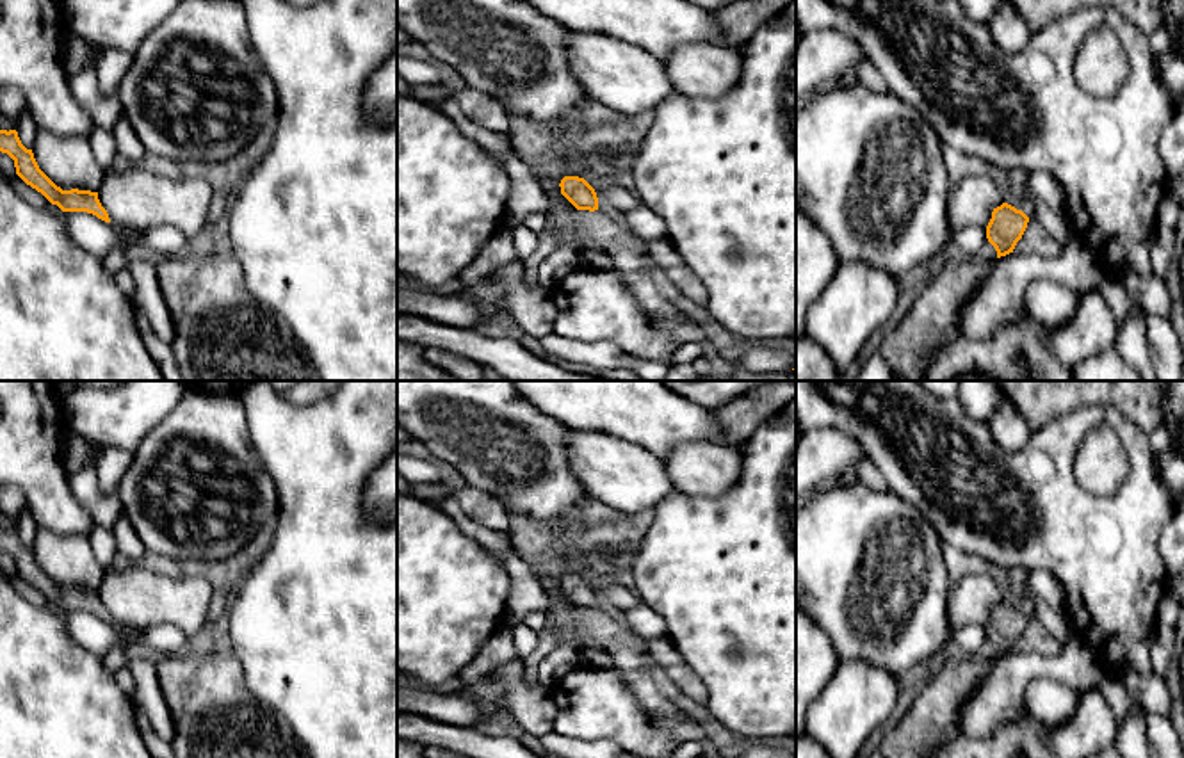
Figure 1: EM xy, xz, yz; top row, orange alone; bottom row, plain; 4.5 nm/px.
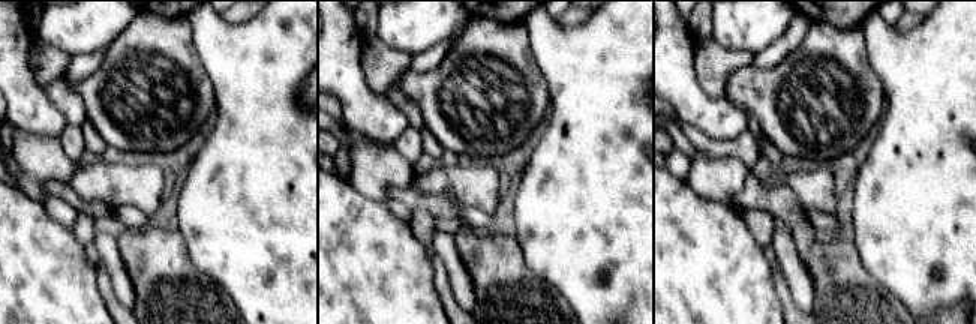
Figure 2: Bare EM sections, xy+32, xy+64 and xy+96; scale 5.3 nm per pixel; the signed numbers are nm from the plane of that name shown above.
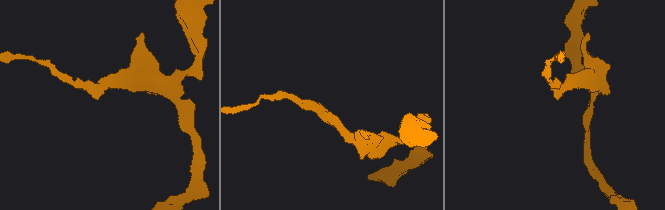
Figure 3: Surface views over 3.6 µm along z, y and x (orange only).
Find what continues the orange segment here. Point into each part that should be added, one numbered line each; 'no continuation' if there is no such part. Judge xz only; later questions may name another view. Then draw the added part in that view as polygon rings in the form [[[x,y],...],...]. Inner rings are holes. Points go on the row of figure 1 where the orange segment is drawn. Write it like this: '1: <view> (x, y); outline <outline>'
1: xz (602, 164); outline [[[641,146],[621,155],[589,153],[586,157],[573,157],[563,151],[564,176],[584,178],[586,173],[595,173],[598,178],[605,178],[620,169],[630,169]],[[563,176],[563,178],[564,178]]]

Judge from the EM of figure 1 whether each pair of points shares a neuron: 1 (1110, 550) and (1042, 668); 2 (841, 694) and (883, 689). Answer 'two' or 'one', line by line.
1: two
2: one

